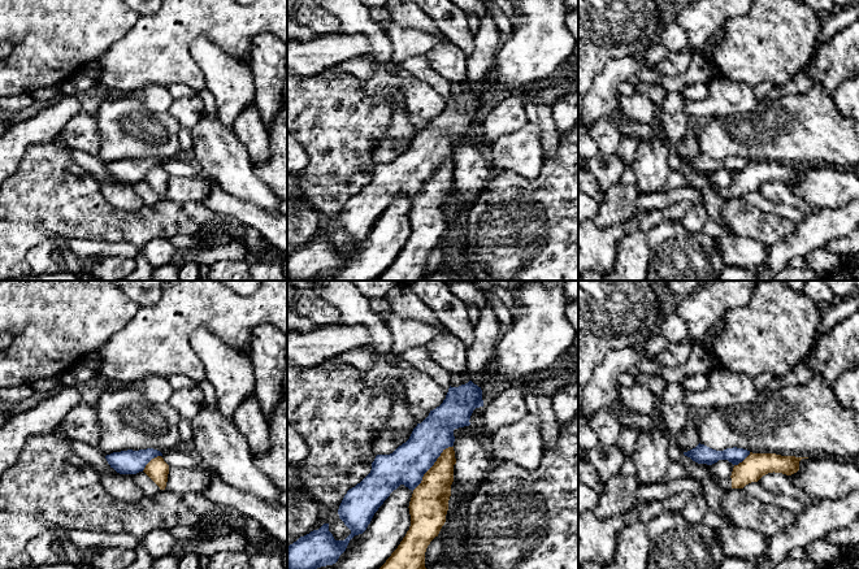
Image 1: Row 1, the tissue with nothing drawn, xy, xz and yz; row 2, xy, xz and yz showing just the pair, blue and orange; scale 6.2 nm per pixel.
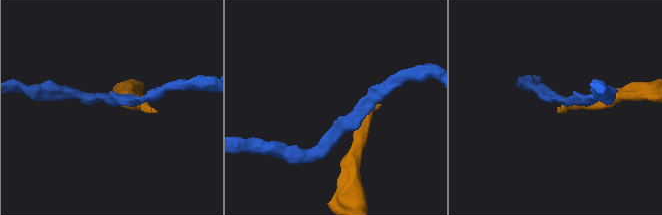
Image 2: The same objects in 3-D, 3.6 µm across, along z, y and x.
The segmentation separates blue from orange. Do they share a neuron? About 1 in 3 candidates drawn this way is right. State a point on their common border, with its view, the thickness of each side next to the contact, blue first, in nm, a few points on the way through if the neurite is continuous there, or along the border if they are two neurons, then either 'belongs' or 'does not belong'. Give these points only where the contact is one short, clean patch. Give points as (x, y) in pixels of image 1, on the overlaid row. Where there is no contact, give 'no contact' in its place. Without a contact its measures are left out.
xz (432, 465) | 240/240 nm | along xz (451, 446), (441, 454), (412, 490) | does not belong

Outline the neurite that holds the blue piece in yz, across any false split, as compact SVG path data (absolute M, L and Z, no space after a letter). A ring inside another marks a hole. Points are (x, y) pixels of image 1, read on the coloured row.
M699 443L695 448L684 452L684 455L698 464L712 465L719 460L728 460L733 465L738 465L750 455L750 451L737 447L716 451Z

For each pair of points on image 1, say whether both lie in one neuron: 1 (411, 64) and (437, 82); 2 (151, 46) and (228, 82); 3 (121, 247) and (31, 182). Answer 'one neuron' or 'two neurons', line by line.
1: one neuron
2: two neurons
3: two neurons

